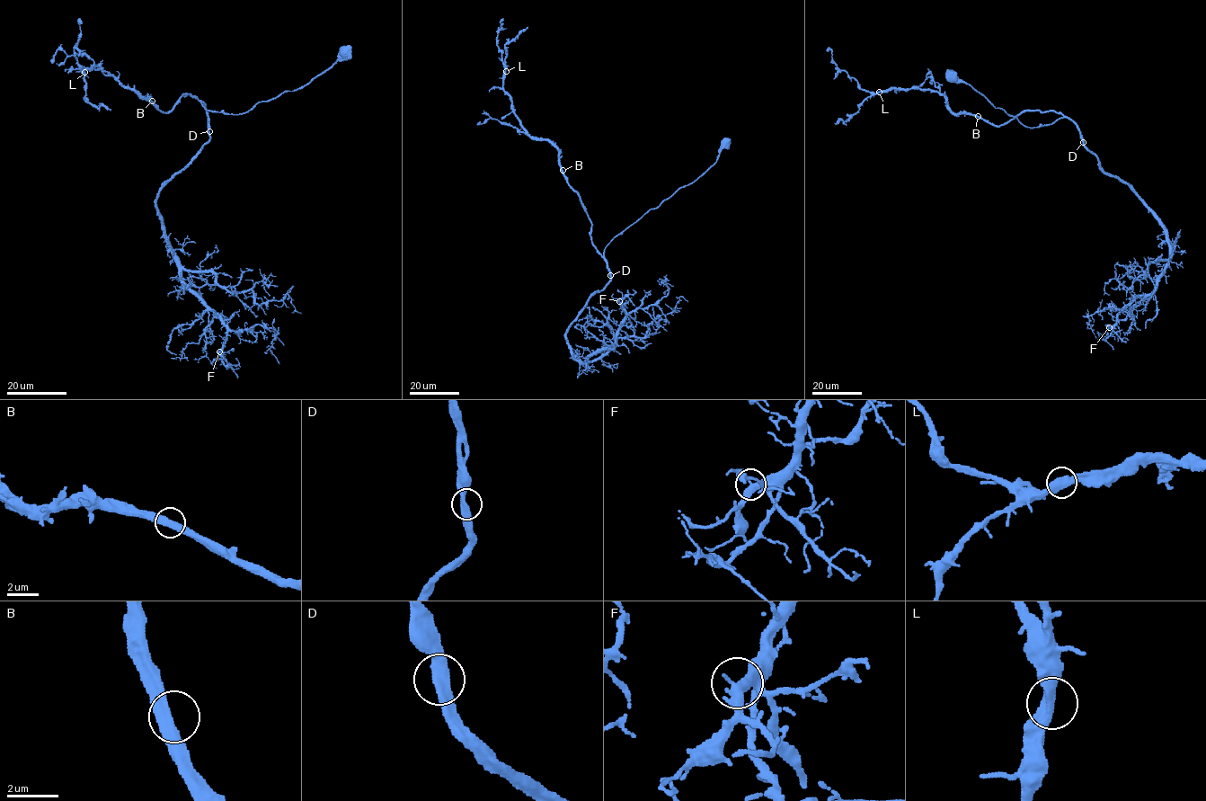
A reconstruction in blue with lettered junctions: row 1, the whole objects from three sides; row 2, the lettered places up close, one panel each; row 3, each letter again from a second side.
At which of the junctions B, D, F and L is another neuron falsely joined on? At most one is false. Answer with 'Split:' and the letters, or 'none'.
Split: none

